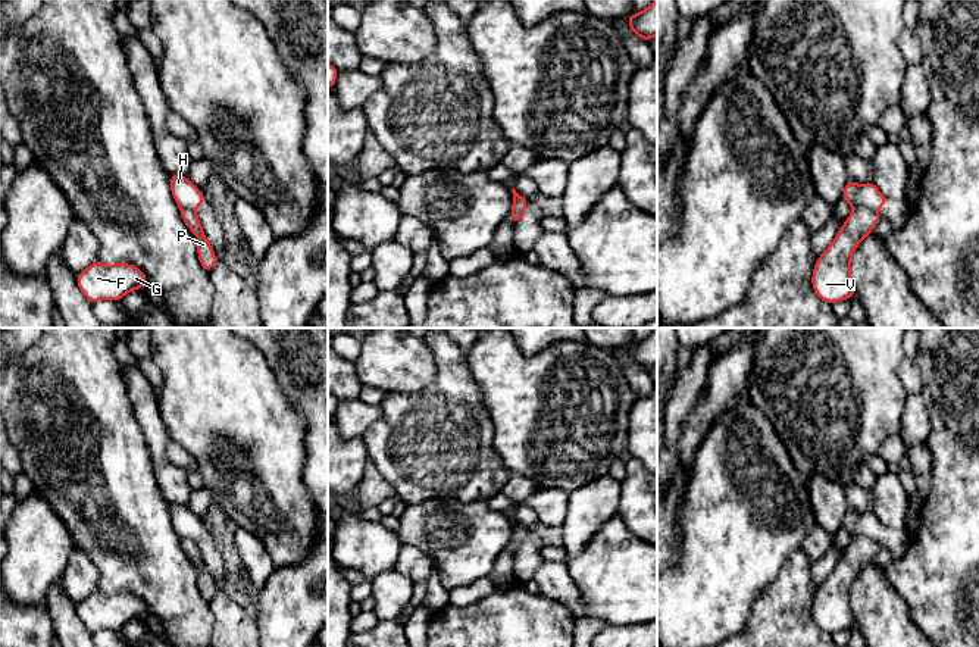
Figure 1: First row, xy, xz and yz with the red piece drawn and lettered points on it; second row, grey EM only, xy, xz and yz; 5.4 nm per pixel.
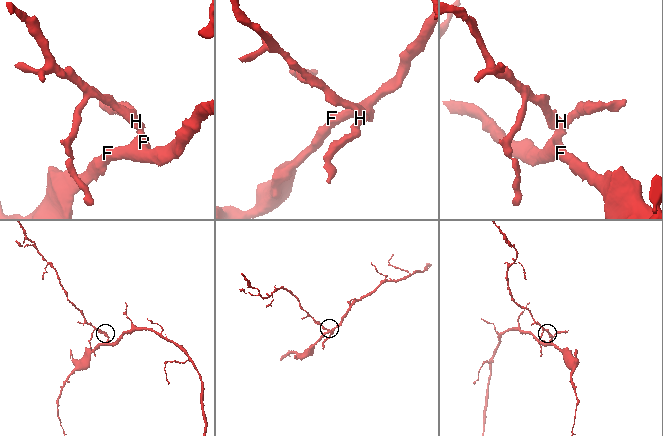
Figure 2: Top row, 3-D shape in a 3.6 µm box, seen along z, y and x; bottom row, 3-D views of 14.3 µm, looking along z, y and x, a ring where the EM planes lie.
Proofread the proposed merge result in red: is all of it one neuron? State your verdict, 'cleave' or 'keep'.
cleave

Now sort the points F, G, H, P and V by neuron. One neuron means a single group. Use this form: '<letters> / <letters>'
F G P V / H

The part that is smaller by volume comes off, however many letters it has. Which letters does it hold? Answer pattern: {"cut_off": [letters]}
{"cut_off": ["H"]}

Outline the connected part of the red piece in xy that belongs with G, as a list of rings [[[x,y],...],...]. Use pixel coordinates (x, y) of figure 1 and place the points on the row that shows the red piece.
[[[96,260],[76,275],[76,287],[90,303],[103,299],[119,301],[129,291],[146,285],[147,276],[131,263],[104,265]]]

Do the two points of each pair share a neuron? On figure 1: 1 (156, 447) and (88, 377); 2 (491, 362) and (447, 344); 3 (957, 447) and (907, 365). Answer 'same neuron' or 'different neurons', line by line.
1: different neurons
2: different neurons
3: different neurons

